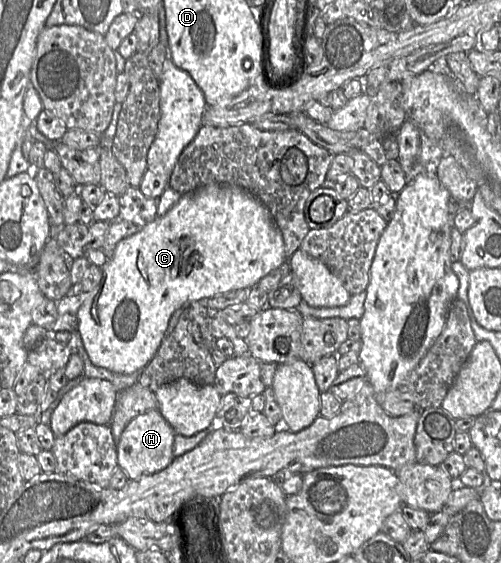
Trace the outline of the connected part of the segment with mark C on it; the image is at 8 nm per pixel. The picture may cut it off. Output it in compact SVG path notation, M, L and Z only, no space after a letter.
M211 184L190 193L181 195L177 203L163 216L157 216L140 231L121 240L115 249L113 257L102 268L102 279L97 287L84 296L84 303L78 313L78 328L84 348L91 360L97 366L118 374L133 374L142 372L159 349L173 312L180 307L187 307L194 301L212 298L229 291L252 288L259 280L286 261L283 237L270 216L267 208L251 193L234 185Z

